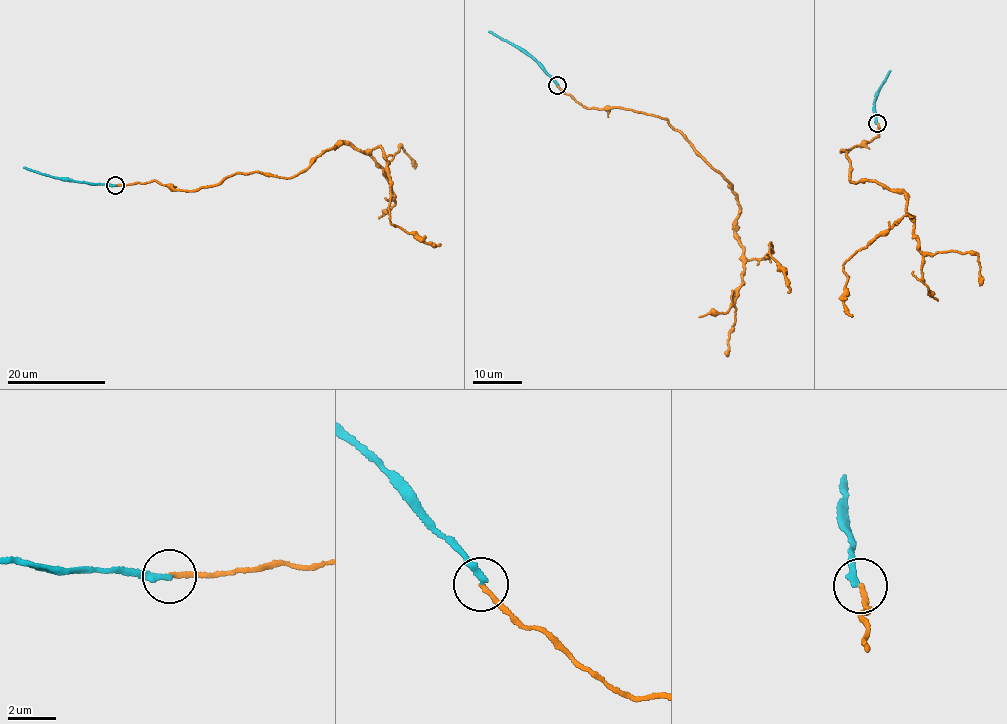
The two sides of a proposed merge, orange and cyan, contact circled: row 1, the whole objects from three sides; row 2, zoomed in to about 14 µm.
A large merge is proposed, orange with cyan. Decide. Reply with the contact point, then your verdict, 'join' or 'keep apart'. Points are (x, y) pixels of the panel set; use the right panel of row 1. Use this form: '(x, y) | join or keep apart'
(877, 123) | keep apart

